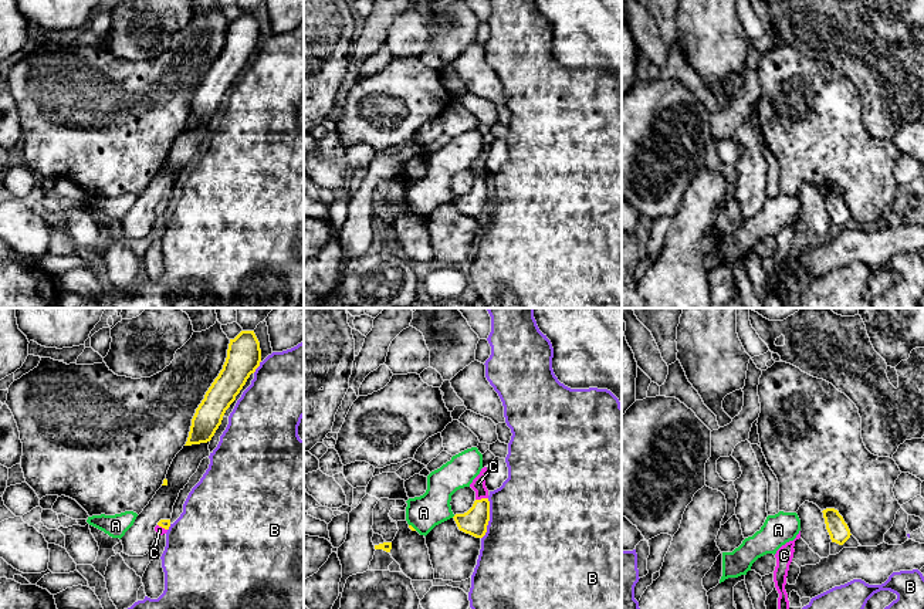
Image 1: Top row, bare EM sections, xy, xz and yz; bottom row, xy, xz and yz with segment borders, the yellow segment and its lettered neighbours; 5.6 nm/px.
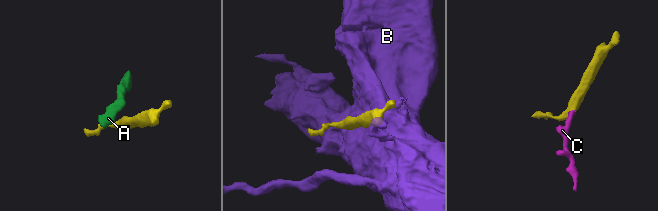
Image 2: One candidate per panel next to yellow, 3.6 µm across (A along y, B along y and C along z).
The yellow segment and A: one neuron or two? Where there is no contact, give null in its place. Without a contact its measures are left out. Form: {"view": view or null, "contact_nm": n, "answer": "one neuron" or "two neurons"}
{"view": "xz", "contact_nm": 60, "answer": "two neurons"}

